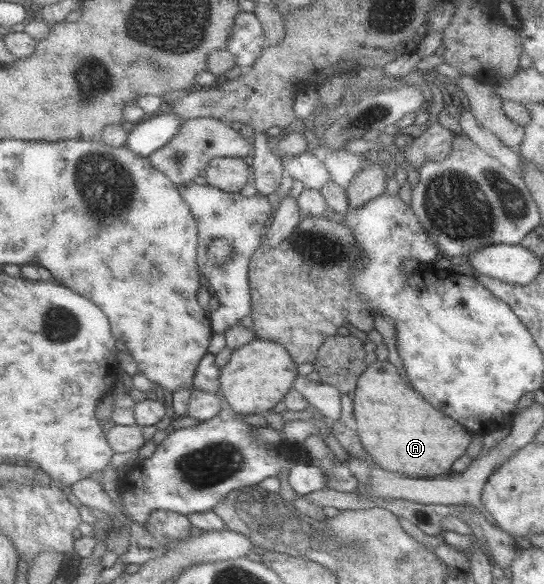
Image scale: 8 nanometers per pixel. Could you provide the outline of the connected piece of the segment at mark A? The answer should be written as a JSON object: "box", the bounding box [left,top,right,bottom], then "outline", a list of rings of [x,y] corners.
{"box":[355,361,472,478],"outline":[[[377,361],[369,365],[369,369],[362,375],[358,391],[356,391],[355,408],[358,418],[358,435],[374,460],[383,469],[394,472],[404,472],[418,478],[451,475],[454,463],[466,453],[472,432],[446,415],[432,403],[429,403],[400,373],[400,369],[390,361]]]}

